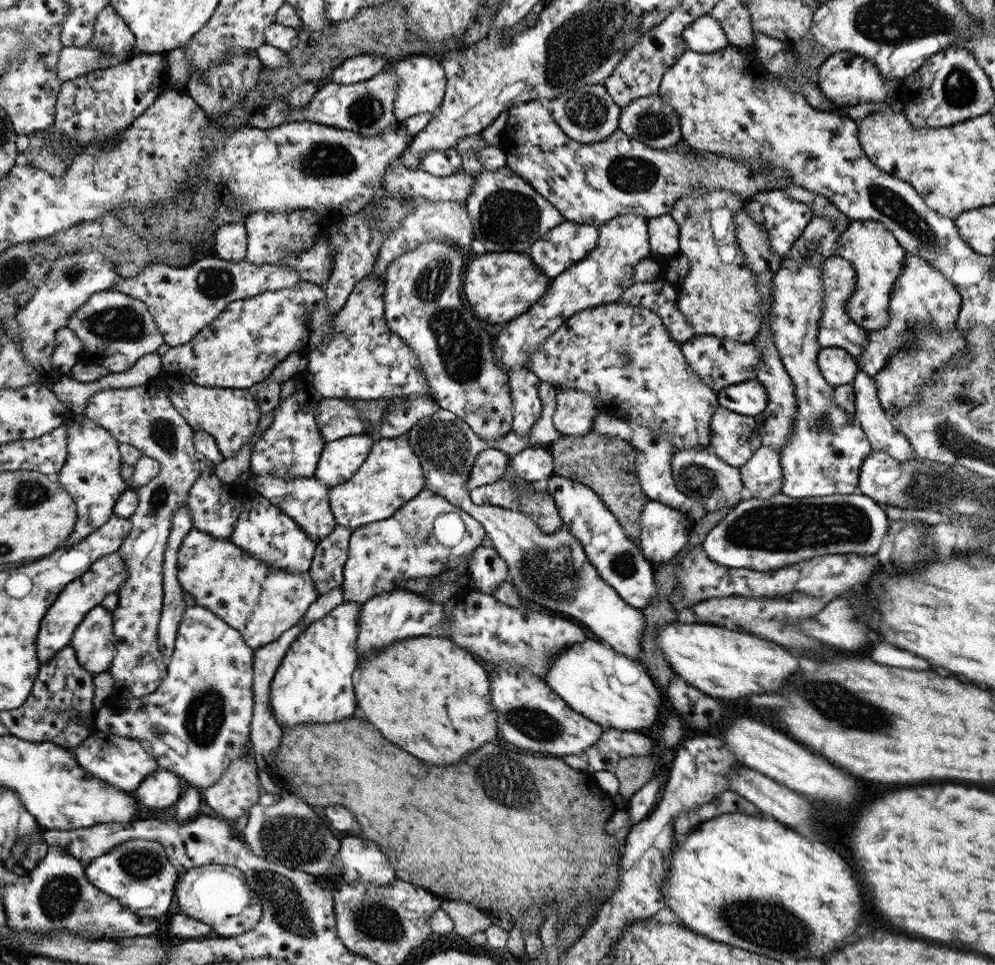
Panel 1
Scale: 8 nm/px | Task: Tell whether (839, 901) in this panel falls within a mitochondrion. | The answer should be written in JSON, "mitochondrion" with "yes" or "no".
{"mitochondrion":"no"}

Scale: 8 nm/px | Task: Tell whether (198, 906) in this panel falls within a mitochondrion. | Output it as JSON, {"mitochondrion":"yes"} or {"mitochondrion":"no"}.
{"mitochondrion":"no"}

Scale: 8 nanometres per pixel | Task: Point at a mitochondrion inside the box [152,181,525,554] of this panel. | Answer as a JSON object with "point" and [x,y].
{"point":[460,350]}

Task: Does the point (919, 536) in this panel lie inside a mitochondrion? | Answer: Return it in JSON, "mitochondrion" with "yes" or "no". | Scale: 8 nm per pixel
{"mitochondrion":"yes"}

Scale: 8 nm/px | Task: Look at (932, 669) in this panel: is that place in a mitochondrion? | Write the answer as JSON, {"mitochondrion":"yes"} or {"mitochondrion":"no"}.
{"mitochondrion":"no"}

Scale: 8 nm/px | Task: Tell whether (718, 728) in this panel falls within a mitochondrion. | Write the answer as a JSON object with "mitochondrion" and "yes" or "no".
{"mitochondrion":"no"}

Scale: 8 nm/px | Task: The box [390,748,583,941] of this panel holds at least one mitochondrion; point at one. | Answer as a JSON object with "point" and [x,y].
{"point":[505,773]}

